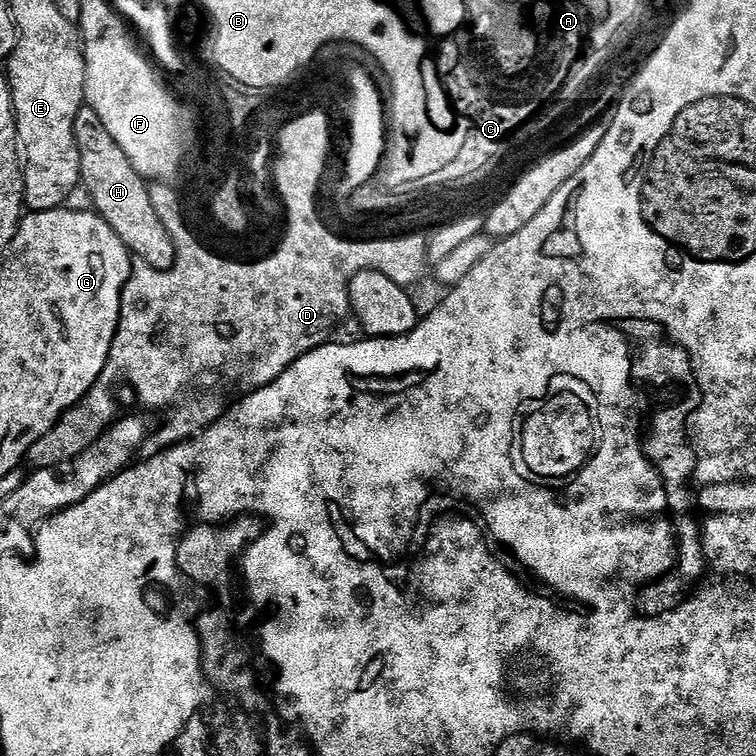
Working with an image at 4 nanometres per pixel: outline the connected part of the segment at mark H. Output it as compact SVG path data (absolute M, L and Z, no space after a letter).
M87 106L81 108L78 118L74 122L74 142L80 151L80 182L83 191L88 191L88 196L92 199L91 207L106 221L110 230L114 230L114 234L118 234L118 238L122 238L128 251L139 263L141 260L142 263L149 264L153 273L171 270L176 265L176 247L168 234L169 227L160 221L153 208L153 193L144 177L138 174L138 170L134 170L134 166L130 166L130 158L126 158L122 146L118 146L118 142L114 142L114 138L110 138L110 130L106 130L106 126L102 126L102 118L98 118L94 109Z

